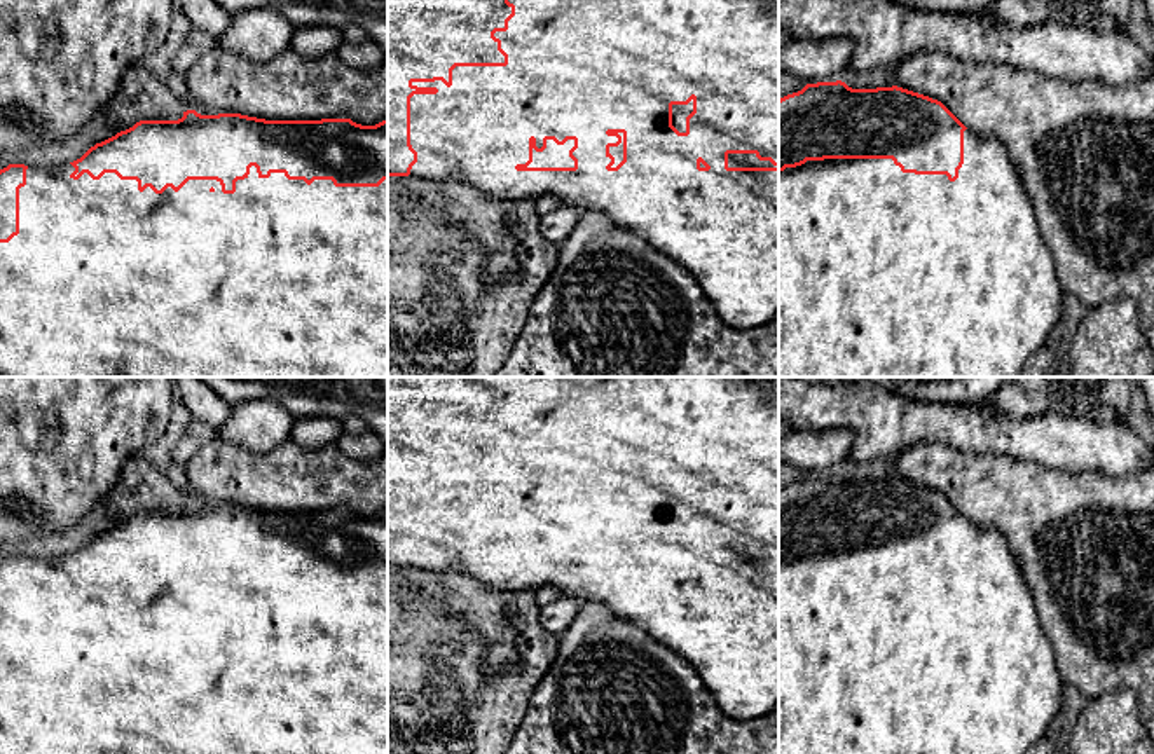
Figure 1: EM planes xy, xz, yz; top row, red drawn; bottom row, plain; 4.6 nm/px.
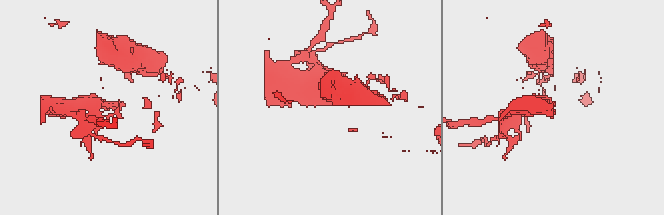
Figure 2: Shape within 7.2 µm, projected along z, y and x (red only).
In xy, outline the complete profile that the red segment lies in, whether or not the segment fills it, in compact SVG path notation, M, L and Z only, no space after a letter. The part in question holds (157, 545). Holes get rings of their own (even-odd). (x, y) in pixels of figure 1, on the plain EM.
M187 501L178 511L140 511L96 534L70 555L75 559L70 566L73 571L84 564L93 571L115 564L120 571L136 571L140 583L150 578L155 585L162 585L168 578L178 583L189 571L216 571L223 585L234 585L236 572L248 569L251 557L257 559L258 569L283 564L288 571L304 571L307 576L314 571L332 571L335 578L379 578L388 571L388 510L375 517L361 517L351 510L265 511L241 504L201 506Z

